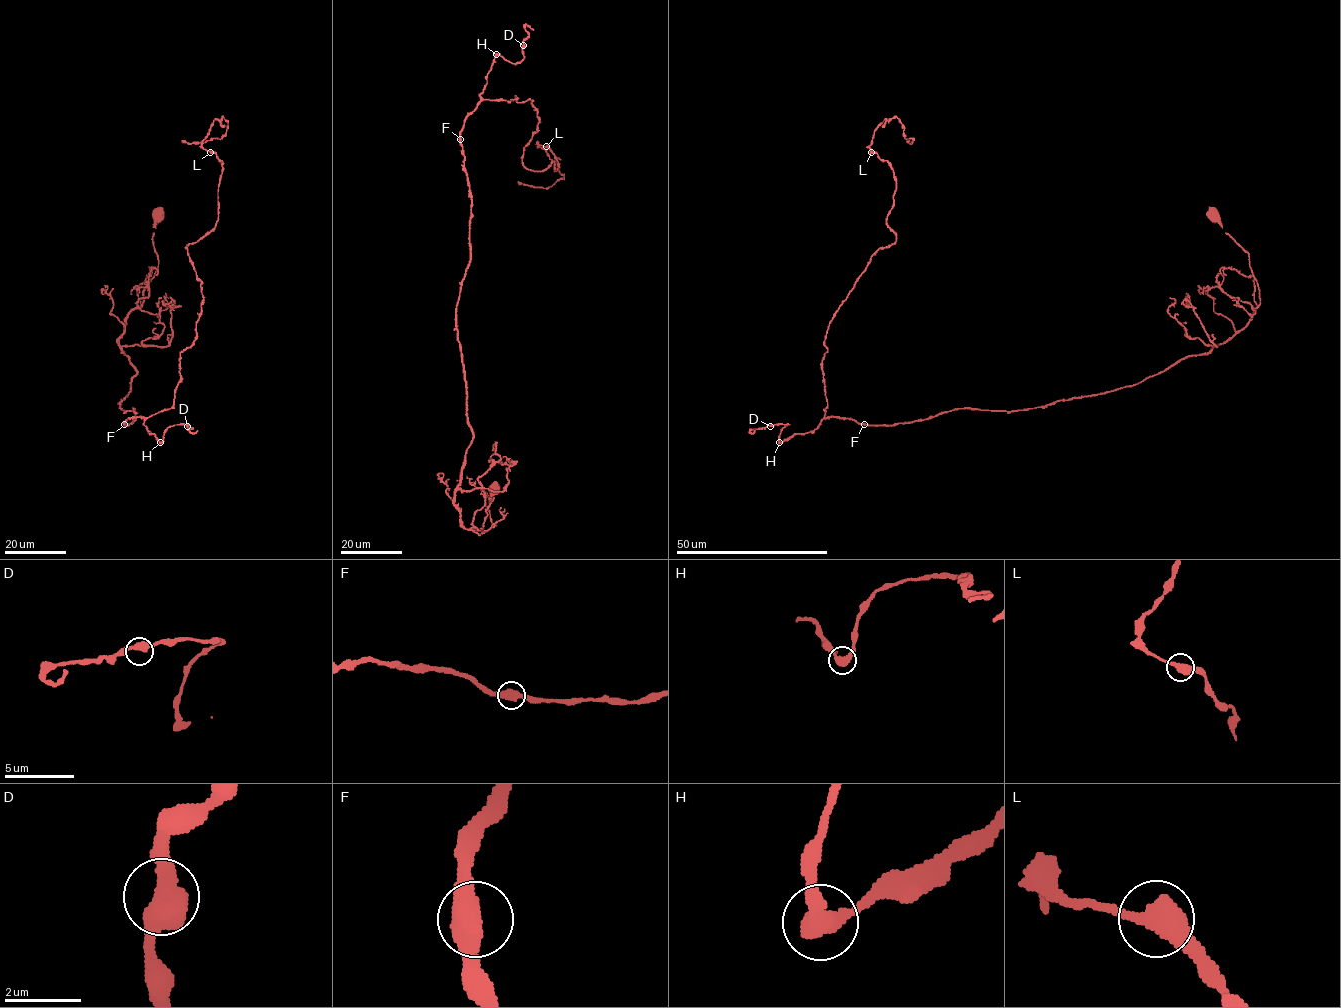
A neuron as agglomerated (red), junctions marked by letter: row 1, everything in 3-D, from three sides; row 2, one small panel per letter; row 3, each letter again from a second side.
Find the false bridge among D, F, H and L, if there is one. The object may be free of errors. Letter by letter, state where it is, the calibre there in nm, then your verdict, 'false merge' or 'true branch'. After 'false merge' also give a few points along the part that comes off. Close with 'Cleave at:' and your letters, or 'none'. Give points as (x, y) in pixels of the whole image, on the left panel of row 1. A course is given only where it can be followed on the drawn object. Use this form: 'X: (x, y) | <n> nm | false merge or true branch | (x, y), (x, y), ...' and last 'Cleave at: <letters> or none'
D: (187, 426) | 550 nm | true branch
F: (124, 424) | 500 nm | true branch
H: (160, 442) | 500 nm | true branch
L: (210, 152) | 550 nm | true branch
Cleave at: none

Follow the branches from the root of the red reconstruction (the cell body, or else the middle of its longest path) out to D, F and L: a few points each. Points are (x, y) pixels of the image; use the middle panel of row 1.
D: (494, 488), (479, 535), (454, 505), (473, 439), (460, 132), (492, 60), (523, 45)
F: (494, 488), (494, 524), (479, 535), (462, 525), (454, 505), (473, 439), (456, 329), (471, 209), (460, 139)
L: (494, 488), (479, 535), (454, 505), (460, 132), (515, 97), (539, 119), (522, 164), (555, 171), (547, 146)

